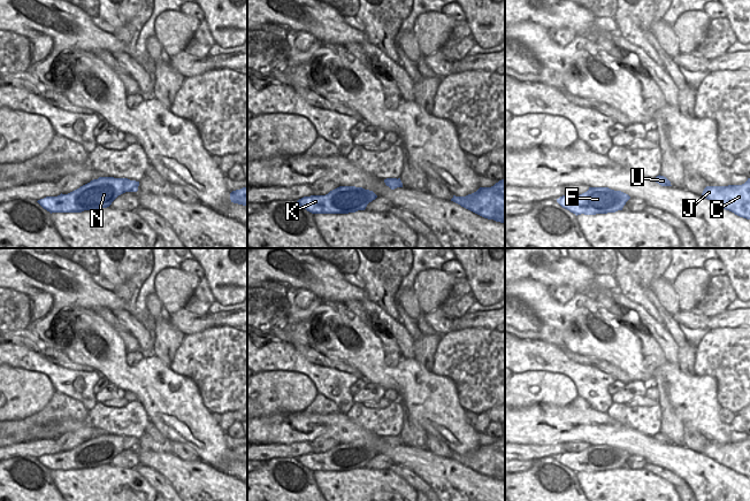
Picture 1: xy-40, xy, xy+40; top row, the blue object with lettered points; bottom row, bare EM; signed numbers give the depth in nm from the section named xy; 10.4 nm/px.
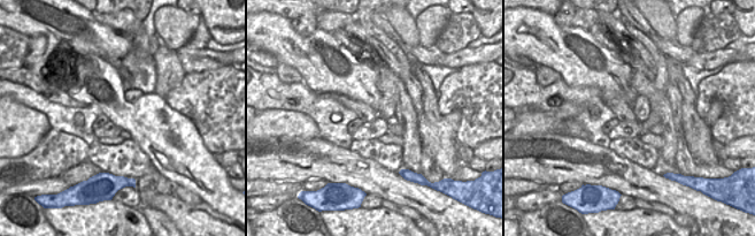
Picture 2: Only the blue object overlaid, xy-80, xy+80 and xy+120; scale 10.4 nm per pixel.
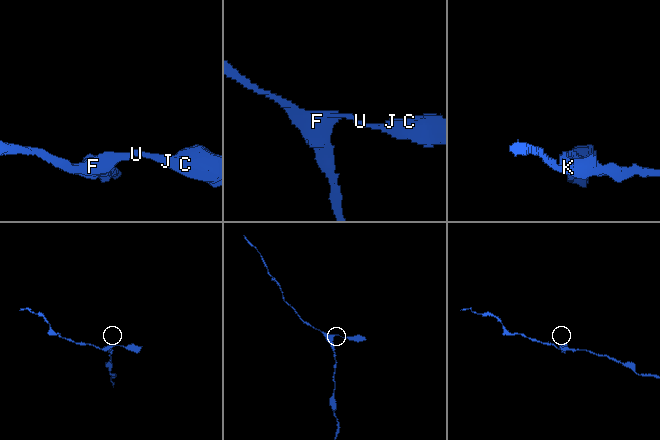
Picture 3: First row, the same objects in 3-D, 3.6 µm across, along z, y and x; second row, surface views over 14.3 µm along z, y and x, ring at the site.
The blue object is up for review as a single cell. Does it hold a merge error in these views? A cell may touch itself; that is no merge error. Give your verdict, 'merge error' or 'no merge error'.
no merge error

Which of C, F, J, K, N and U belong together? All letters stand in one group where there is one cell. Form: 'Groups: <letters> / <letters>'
Groups: C F J K N U.

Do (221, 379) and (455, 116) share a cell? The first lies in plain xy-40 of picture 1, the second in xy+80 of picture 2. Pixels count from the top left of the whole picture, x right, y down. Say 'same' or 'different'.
different

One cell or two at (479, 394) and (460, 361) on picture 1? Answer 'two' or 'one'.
one

